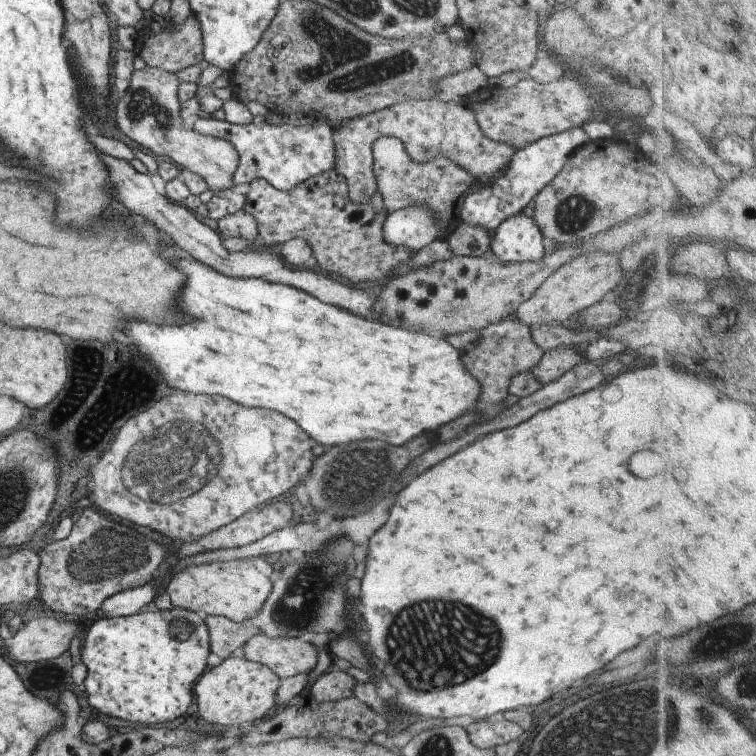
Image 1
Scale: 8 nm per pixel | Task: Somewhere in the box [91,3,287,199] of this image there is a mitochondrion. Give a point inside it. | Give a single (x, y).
(144, 107)

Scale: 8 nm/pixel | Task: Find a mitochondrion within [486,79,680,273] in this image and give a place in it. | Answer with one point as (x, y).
(567, 213)

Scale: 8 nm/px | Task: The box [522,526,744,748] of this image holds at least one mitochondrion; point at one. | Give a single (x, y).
(704, 721)

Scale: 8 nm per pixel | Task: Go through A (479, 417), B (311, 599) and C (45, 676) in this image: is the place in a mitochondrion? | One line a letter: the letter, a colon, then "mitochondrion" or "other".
A: other
B: mitochondrion
C: mitochondrion

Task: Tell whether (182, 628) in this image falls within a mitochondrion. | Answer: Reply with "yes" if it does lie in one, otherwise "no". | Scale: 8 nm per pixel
yes

